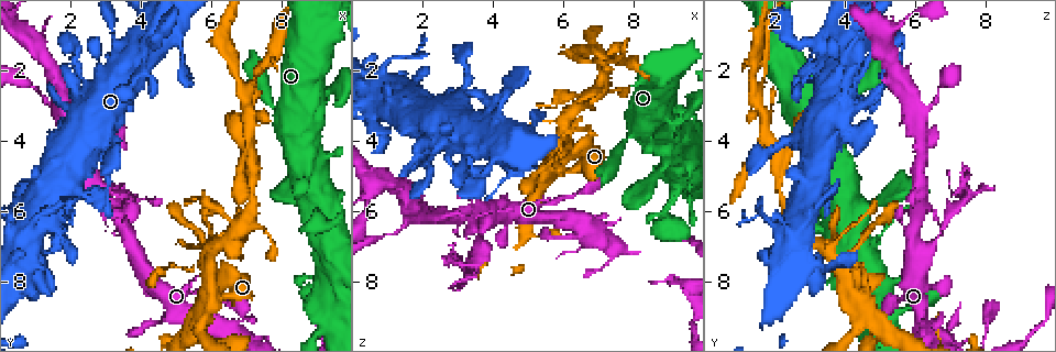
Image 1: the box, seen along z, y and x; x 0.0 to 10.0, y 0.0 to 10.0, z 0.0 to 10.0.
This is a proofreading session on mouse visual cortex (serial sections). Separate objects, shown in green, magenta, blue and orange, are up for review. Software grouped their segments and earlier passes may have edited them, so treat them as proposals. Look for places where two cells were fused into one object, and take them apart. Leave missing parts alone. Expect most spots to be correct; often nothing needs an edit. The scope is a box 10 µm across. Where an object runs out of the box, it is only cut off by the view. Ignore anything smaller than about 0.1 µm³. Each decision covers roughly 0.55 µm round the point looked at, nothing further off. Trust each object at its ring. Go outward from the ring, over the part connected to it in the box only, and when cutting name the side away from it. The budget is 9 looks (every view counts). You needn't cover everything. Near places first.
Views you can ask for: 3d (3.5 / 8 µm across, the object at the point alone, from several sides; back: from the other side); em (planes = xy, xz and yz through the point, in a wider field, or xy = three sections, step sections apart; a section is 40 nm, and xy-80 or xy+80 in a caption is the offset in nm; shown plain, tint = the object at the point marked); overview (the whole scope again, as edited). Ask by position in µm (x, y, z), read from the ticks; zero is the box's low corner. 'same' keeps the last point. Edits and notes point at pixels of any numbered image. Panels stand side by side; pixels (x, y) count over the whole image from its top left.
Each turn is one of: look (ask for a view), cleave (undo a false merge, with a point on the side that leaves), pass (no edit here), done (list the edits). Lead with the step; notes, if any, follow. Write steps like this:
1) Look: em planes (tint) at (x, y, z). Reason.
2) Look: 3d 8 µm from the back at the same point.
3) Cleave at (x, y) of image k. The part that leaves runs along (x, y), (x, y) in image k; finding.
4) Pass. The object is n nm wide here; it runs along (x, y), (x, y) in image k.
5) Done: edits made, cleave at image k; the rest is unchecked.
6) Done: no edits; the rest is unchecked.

Look: 3d 3.5 µm at (5.95, 7.65, 3.95). Three arms meet.

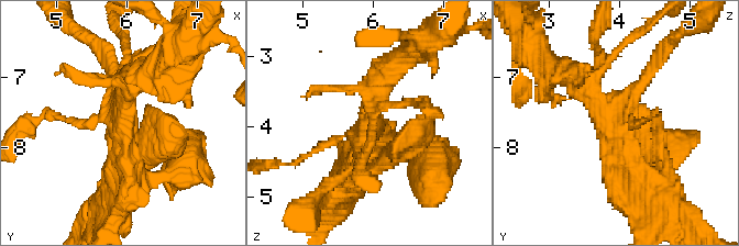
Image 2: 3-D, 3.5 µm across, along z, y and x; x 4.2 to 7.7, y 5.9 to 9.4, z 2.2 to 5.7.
Look: em planes (tint) at (5.95, 7.60, 3.90).

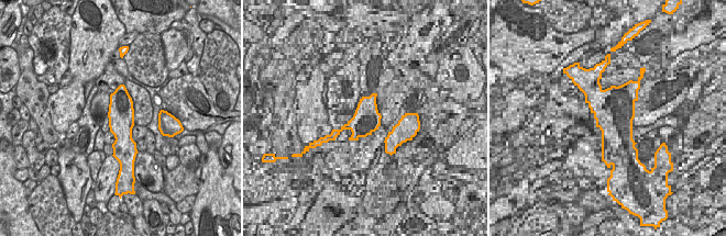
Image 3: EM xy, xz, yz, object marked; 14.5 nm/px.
Pass. It runs along (635, 174), (564, 69) in image 2; continuous, no second cell.

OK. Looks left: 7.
Look: 3d 3.5 µm at (4.00, 7.30, 6.05). Three-way junction.

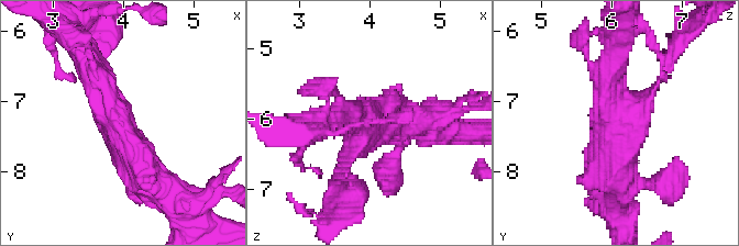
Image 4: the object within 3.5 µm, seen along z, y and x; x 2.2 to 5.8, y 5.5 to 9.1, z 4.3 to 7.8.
Look: em xy step 1 (tint) at (3.95, 7.35, 6.10). 3 arms meet here; the arms are 150, 400, 500 nm wide; now the EM.

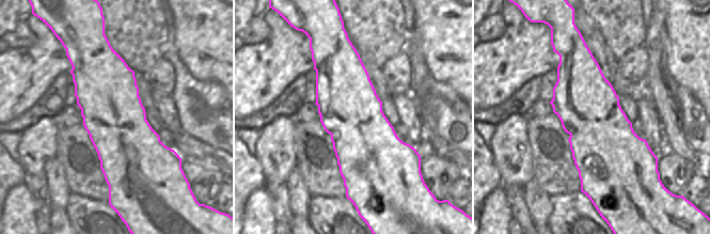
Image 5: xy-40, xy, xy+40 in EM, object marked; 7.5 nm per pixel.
Pass. It runs along (157, 185), (130, 151), (89, 63) in image 4; continuous, no second cell.

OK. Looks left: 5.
Look: 3d 8 µm from the back at (0.70, 2.35, 6.75). Calibre changes.

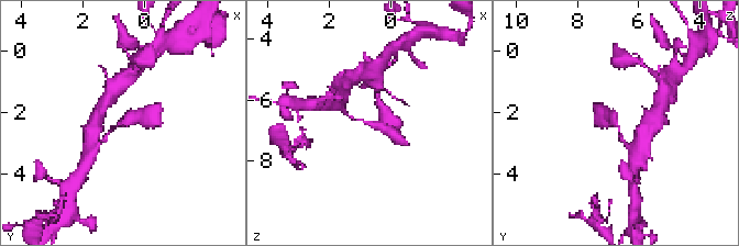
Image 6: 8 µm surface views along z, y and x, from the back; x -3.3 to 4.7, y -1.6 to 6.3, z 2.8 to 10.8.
Look: em xy step 5 (tint) at the same point. The arms are 150, 350 nm wide; need the tissue.

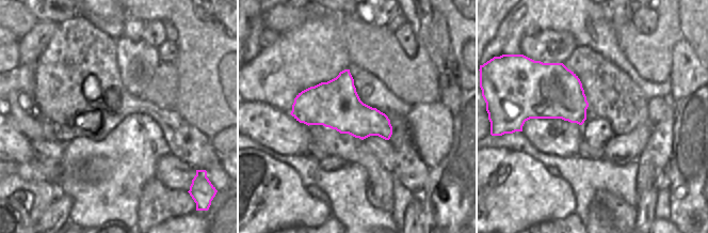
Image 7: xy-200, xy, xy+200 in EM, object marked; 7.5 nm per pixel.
Pass. It runs along (100, 143), (108, 132), (142, 114), (143, 109) in image 6; one cell here.

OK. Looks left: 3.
Look: 3d 3.5 µm from the back at (0.65, 0.95, 5.30). Two arms at a narrow angle.

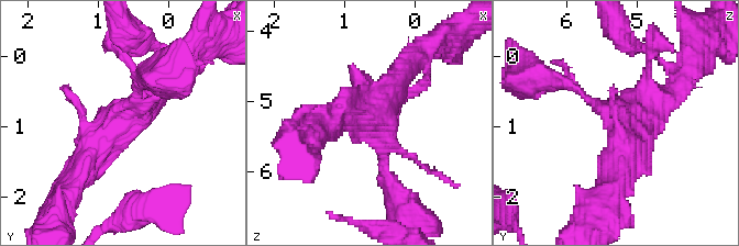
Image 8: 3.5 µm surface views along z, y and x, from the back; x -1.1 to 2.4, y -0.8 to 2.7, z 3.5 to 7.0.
Look: em xy step 5 (tint) at (0.65, 0.85, 5.25). Need the tissue.

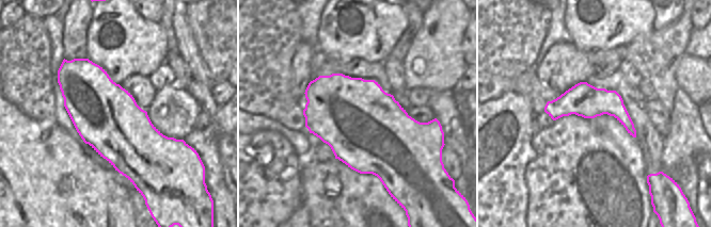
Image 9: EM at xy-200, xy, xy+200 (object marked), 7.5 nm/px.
Look: em planes (tint) at the same point. Cut it another way.

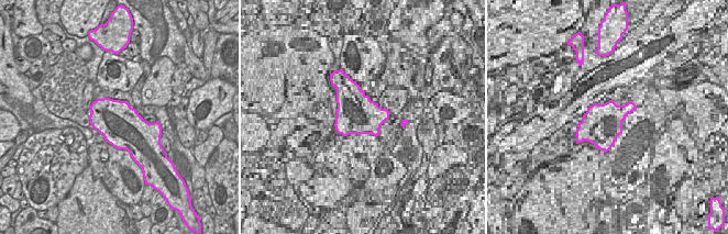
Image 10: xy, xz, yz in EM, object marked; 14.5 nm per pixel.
Pass. It runs along (79, 176), (123, 122), (136, 81) in image 8; continuous, no second cell.

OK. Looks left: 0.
Done: no edits; the rest is unchecked.

